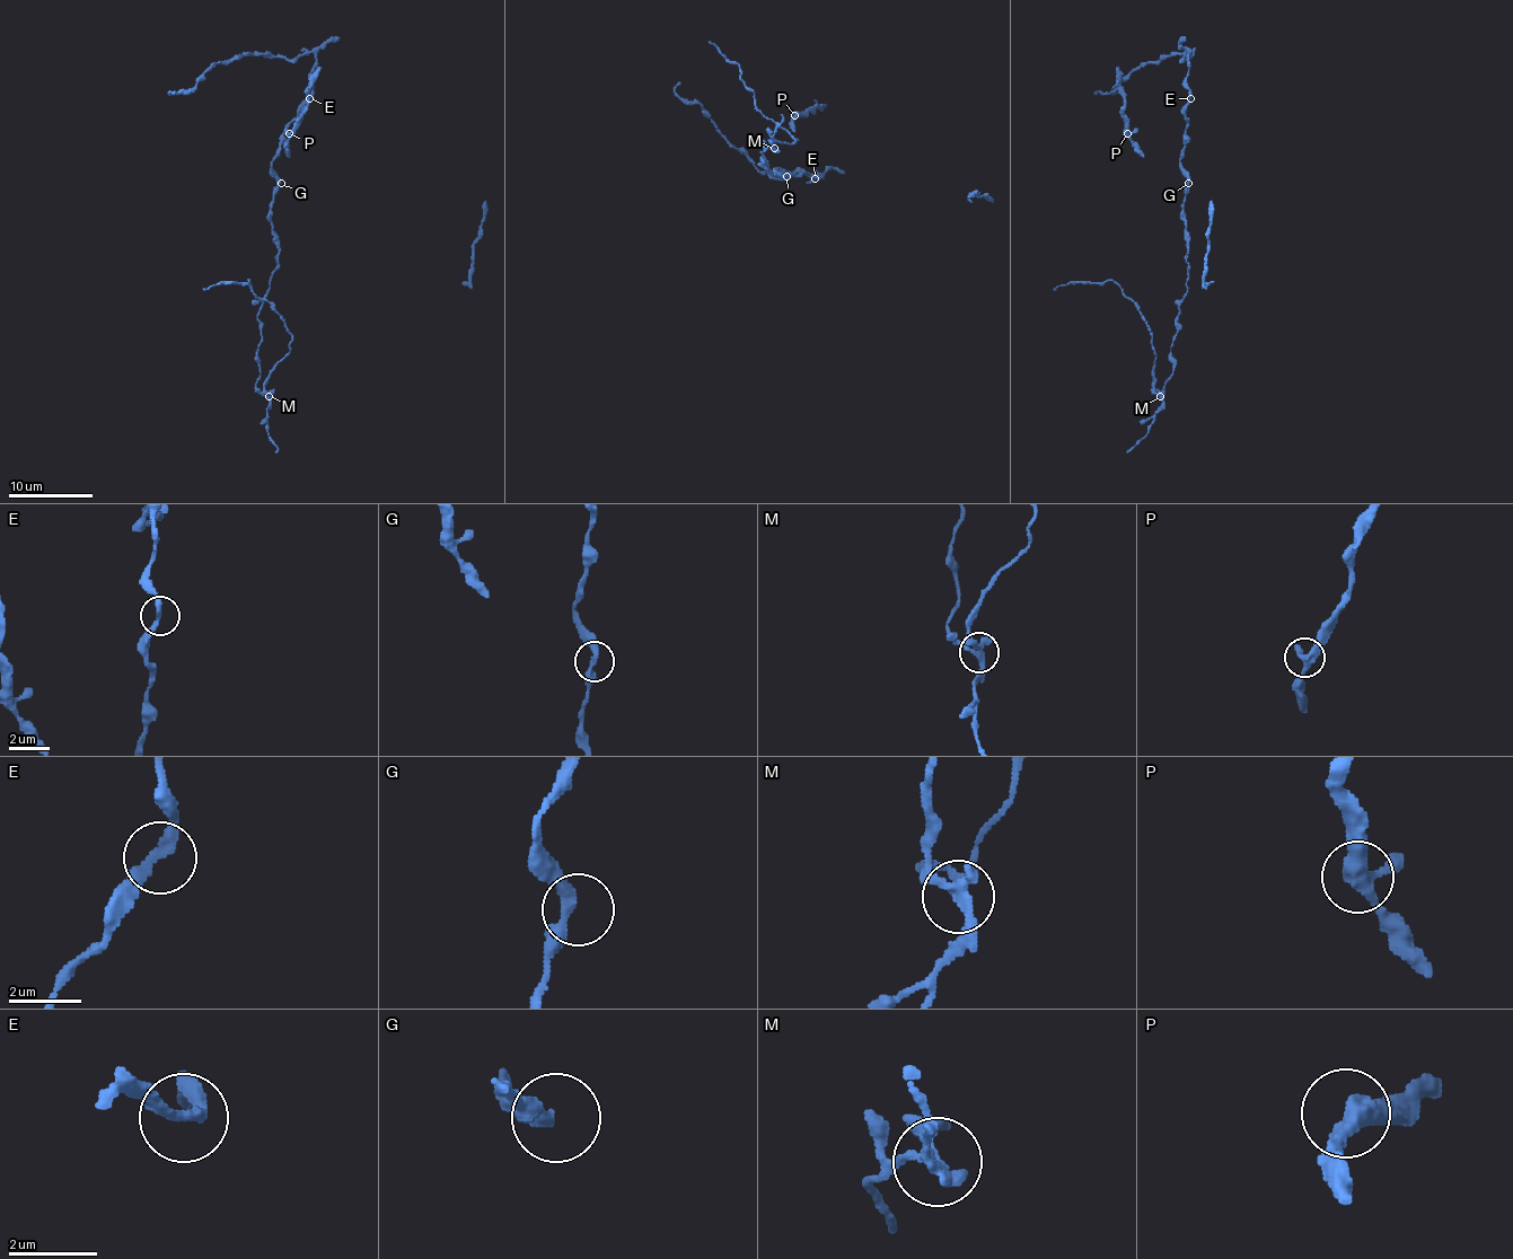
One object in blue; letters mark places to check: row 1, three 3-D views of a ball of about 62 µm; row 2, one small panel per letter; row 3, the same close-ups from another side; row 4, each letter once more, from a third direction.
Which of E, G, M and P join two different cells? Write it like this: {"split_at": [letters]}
{"split_at": ["M"]}

